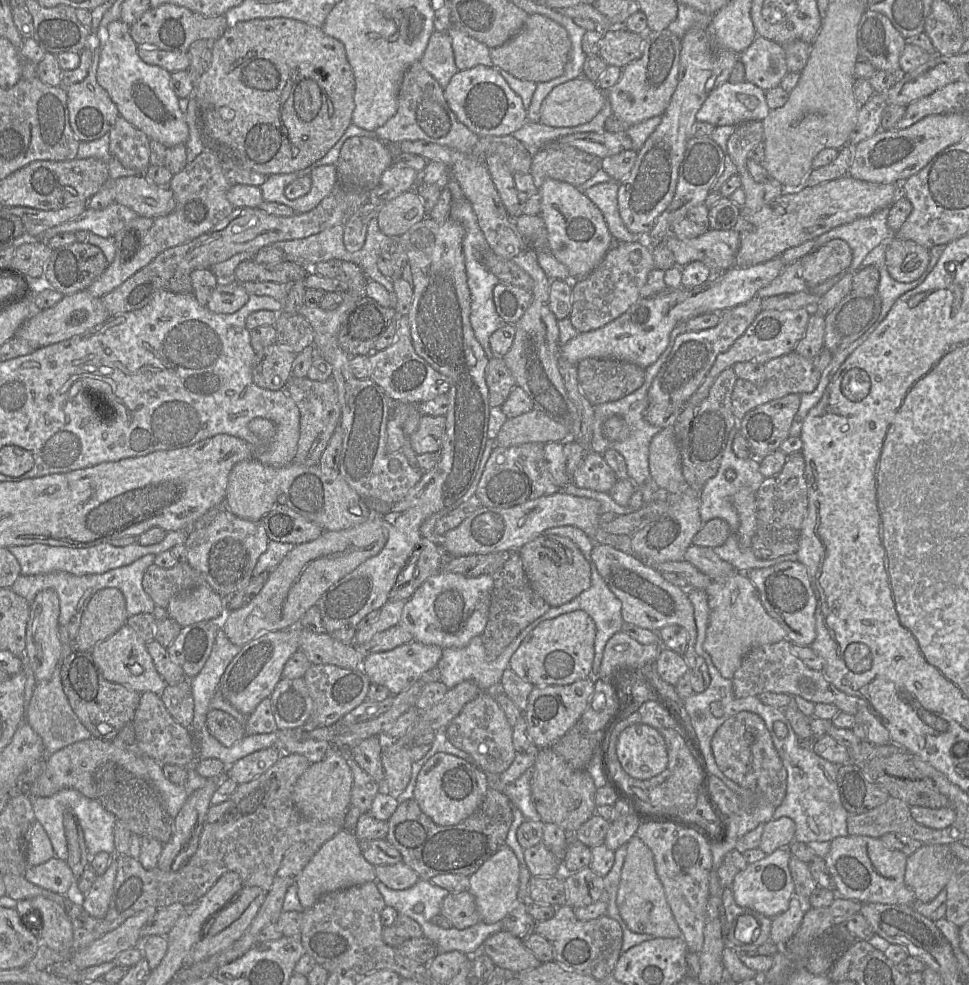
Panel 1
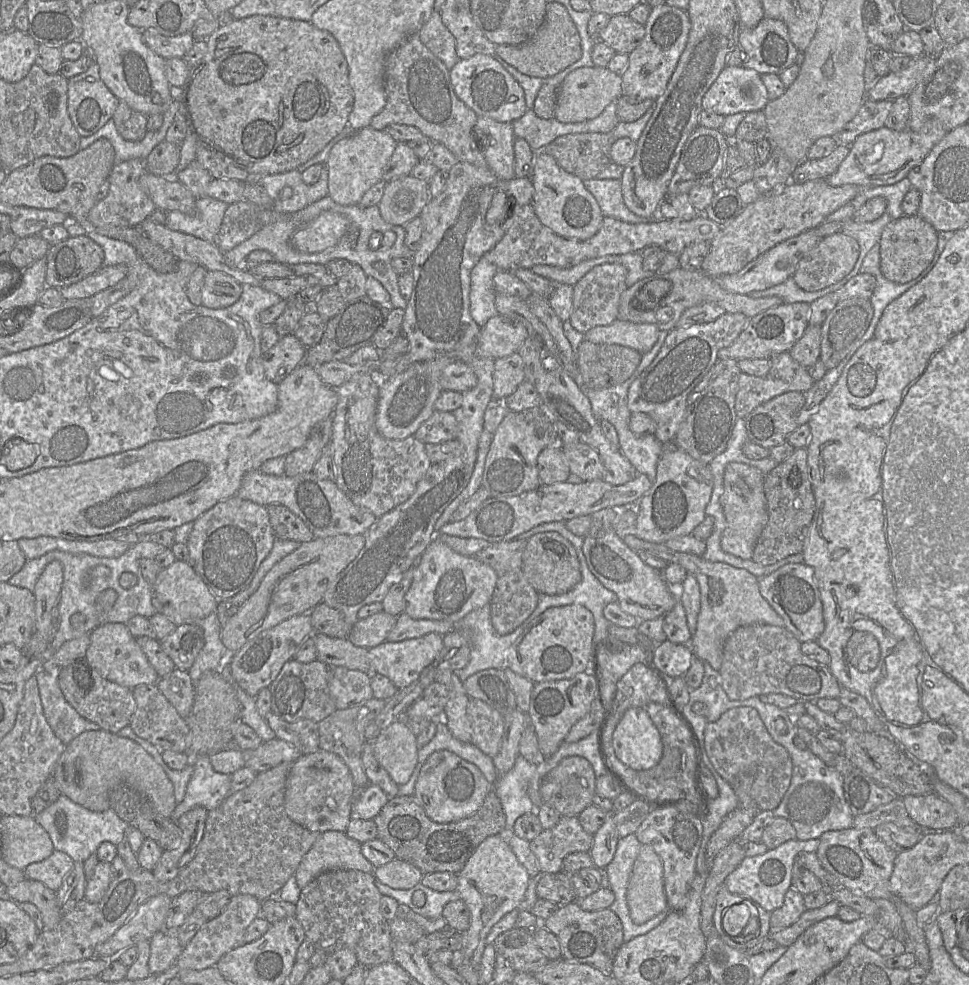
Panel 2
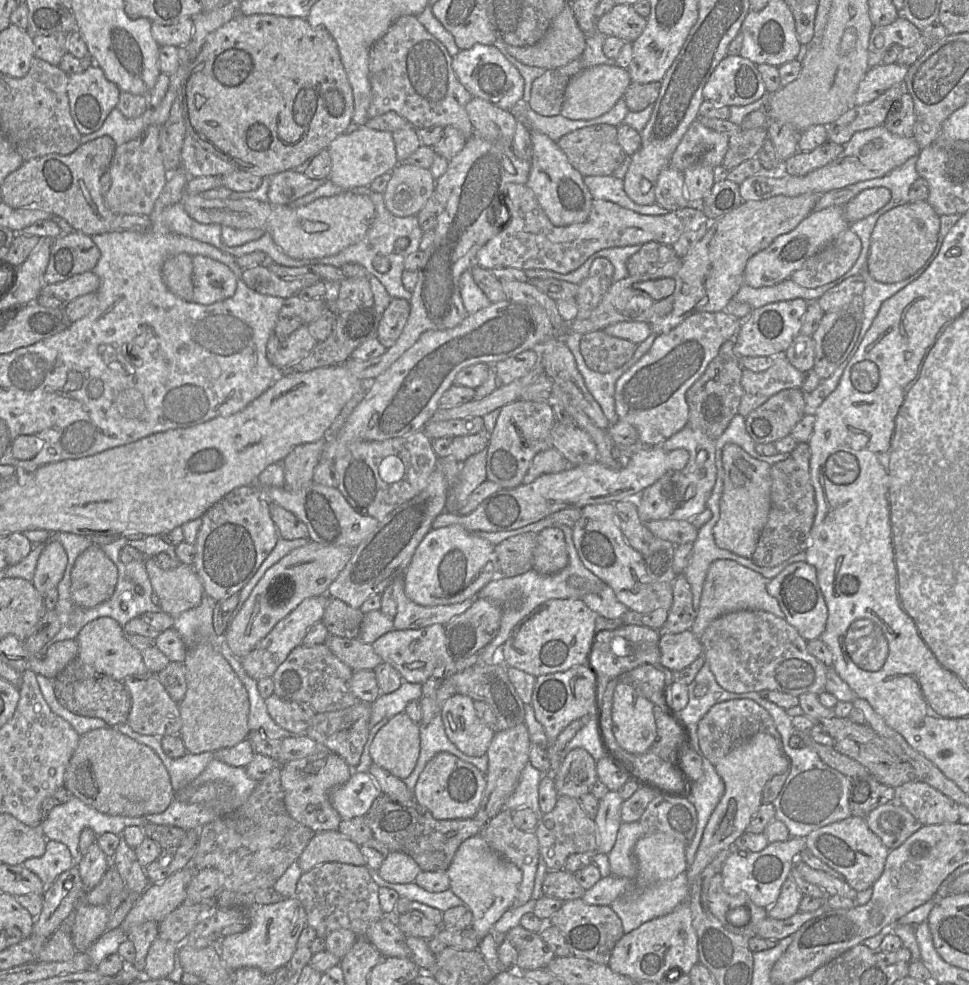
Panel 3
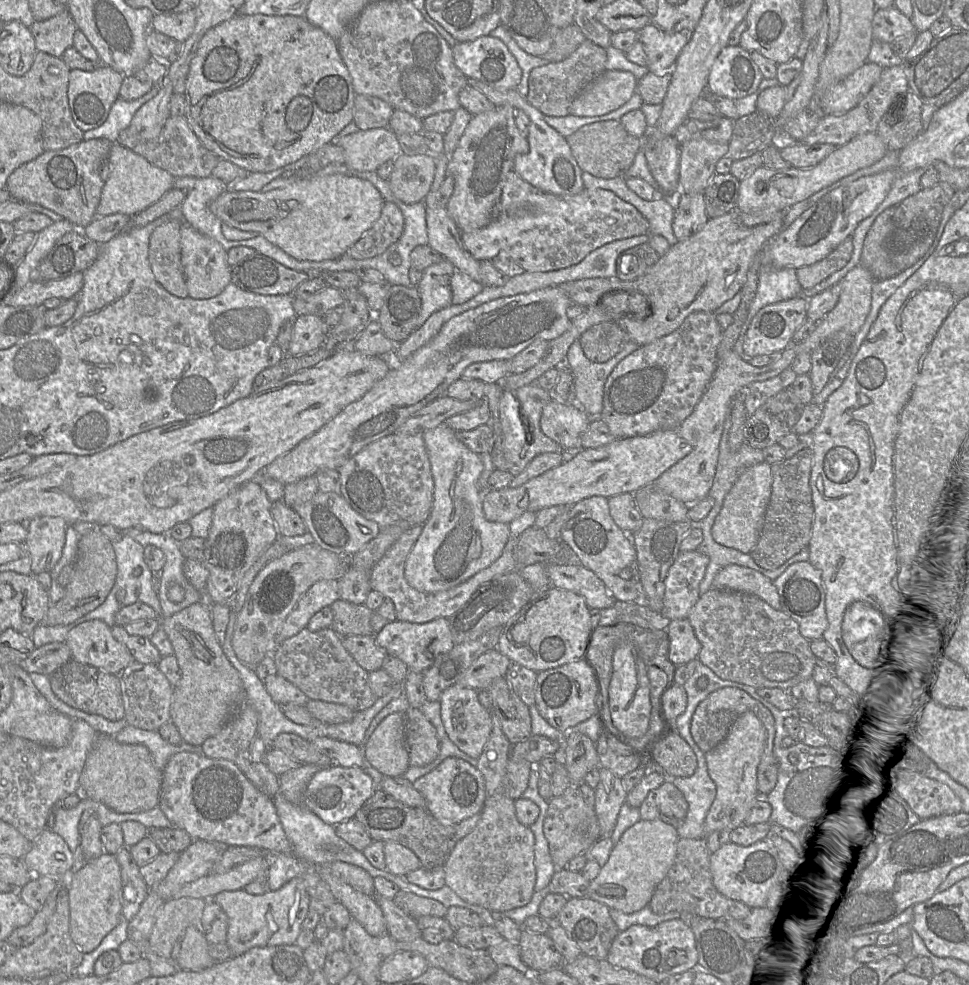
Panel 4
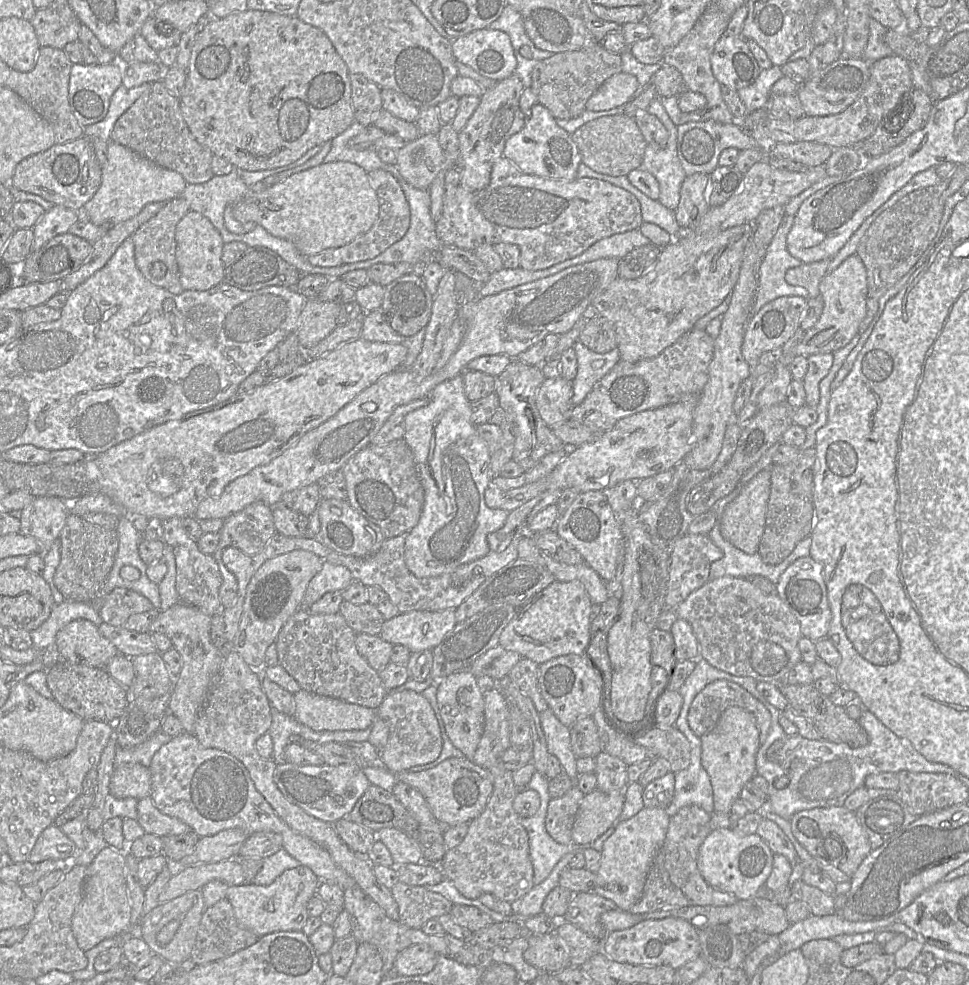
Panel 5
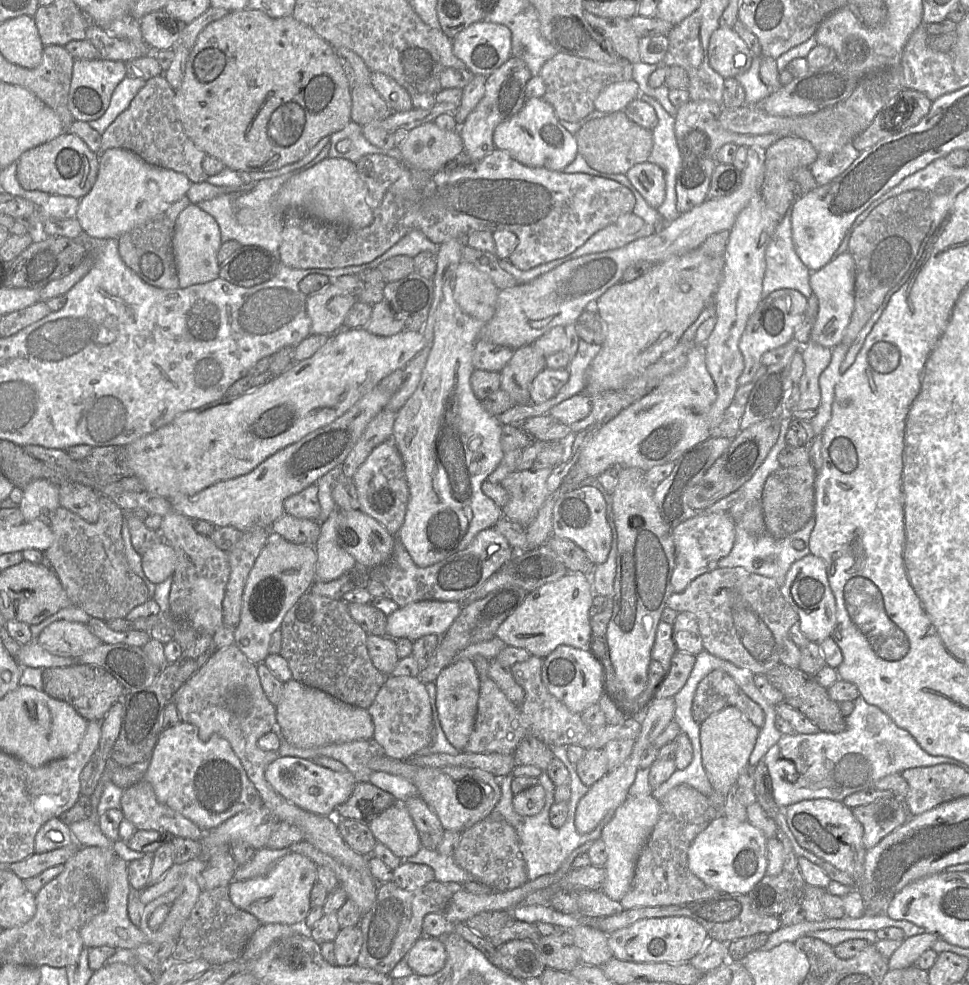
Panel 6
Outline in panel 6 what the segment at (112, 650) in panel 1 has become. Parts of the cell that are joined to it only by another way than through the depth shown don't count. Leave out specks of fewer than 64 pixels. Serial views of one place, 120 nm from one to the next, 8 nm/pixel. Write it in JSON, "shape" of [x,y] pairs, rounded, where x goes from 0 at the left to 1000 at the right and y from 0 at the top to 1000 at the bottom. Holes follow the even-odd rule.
{"shape":[[[68,629],[50,635],[37,652],[43,658],[65,666],[83,666],[105,653],[89,634]]]}

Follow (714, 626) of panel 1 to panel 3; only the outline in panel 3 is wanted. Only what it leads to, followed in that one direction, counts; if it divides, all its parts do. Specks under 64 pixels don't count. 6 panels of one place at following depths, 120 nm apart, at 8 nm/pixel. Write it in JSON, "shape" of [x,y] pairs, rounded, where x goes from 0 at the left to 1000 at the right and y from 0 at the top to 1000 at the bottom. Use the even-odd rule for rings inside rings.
{"shape":[[[742,568],[734,572],[731,577],[722,614],[713,641],[722,650],[725,642],[739,627],[765,619],[786,619],[810,627],[803,610],[792,601],[793,589],[784,582],[771,577],[760,570]]]}

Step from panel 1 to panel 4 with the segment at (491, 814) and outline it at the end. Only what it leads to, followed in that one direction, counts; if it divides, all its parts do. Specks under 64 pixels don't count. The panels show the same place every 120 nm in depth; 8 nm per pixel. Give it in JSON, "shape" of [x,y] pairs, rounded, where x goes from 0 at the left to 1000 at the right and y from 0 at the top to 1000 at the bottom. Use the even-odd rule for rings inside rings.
{"shape":[[[391,800],[375,815],[365,830],[374,837],[385,854],[406,854],[420,860],[431,870],[434,879],[442,882],[457,881],[473,854],[470,845],[473,836],[452,834],[440,820],[419,818]]]}

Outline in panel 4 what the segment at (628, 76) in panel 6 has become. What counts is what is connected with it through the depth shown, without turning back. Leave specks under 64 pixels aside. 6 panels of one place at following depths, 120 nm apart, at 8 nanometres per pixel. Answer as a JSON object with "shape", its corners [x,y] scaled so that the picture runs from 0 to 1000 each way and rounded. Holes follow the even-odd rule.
{"shape":[[[605,40],[580,62],[552,68],[546,76],[545,95],[542,101],[563,118],[587,117],[588,108],[595,96],[625,72],[626,53],[624,50]]]}

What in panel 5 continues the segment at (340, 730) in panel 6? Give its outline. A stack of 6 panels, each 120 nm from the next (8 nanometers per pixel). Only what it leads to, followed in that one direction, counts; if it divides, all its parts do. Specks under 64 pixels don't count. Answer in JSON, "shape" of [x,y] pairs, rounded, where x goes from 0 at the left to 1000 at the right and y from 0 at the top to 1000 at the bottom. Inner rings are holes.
{"shape":[[[313,699],[302,709],[303,729],[324,742],[376,741],[391,730],[383,719]]]}

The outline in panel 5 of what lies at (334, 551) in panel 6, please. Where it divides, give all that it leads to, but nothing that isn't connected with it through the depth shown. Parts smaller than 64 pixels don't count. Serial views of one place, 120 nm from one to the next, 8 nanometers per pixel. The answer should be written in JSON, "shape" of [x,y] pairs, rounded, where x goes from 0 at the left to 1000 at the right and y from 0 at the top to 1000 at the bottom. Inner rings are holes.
{"shape":[[[334,570],[332,578],[317,595],[312,617],[318,618],[337,601],[355,600],[363,591],[364,585],[357,576]]]}

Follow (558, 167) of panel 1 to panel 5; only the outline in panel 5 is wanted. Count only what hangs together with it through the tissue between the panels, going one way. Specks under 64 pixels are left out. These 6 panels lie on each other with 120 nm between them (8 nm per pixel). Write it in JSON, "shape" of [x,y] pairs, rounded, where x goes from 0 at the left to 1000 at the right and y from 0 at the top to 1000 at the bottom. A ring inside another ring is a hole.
{"shape":[[[646,115],[622,118],[599,128],[589,136],[600,164],[614,175],[628,179],[645,179],[659,171],[669,145],[665,141],[655,120]]]}

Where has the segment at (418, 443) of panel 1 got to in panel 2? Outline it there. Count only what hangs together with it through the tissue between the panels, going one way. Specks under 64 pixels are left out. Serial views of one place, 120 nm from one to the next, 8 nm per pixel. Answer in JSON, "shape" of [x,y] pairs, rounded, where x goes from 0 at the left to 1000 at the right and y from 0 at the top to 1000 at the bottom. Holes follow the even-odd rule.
{"shape":[[[448,417],[426,443],[438,451],[452,451],[472,446],[472,441],[473,427],[467,418]]]}

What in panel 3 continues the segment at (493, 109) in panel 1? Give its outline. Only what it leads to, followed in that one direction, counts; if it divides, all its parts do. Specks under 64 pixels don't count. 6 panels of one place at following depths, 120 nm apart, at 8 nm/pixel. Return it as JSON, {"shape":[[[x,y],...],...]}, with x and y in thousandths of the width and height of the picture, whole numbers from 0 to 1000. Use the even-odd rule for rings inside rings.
{"shape":[[[491,45],[485,50],[475,51],[467,57],[466,69],[487,98],[502,102],[522,113],[527,113],[539,102],[541,81],[538,75],[510,46]]]}

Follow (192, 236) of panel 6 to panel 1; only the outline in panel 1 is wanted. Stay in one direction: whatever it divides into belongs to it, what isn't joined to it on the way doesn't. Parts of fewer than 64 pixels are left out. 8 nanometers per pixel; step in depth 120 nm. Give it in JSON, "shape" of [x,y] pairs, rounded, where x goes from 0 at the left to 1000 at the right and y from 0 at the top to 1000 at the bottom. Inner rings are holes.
{"shape":[[[227,285],[213,312],[220,318],[238,319],[247,315],[256,304],[257,297],[248,287]]]}

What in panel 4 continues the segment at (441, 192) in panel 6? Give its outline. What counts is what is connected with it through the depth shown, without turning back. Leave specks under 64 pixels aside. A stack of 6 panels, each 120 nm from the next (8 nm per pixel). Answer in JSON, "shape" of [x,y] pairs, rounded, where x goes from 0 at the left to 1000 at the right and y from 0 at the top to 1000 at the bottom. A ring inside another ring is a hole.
{"shape":[[[530,173],[523,176],[521,186],[518,191],[518,196],[512,212],[512,219],[504,228],[497,231],[489,232],[483,236],[476,236],[476,244],[484,255],[484,257],[493,265],[507,264],[510,261],[524,261],[525,263],[537,269],[545,276],[566,276],[585,272],[601,265],[612,254],[635,244],[659,240],[670,237],[670,226],[668,222],[650,206],[642,203],[636,197],[628,193],[620,191],[604,191],[593,198],[573,198],[566,195],[560,195],[544,184],[540,183]],[[396,204],[392,220],[354,260],[378,263],[392,259],[412,243],[416,232],[417,219],[412,210]]]}

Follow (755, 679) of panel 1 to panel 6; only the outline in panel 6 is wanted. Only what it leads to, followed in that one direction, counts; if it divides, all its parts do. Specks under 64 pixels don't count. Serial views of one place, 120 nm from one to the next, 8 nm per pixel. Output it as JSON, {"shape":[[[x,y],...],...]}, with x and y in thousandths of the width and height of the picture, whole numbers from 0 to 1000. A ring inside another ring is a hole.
{"shape":[[[767,576],[739,577],[718,586],[705,601],[692,603],[688,616],[717,624],[727,660],[778,684],[789,684],[805,673],[809,650],[814,648],[816,636],[825,630],[825,625],[810,609],[799,588],[773,581]]]}

